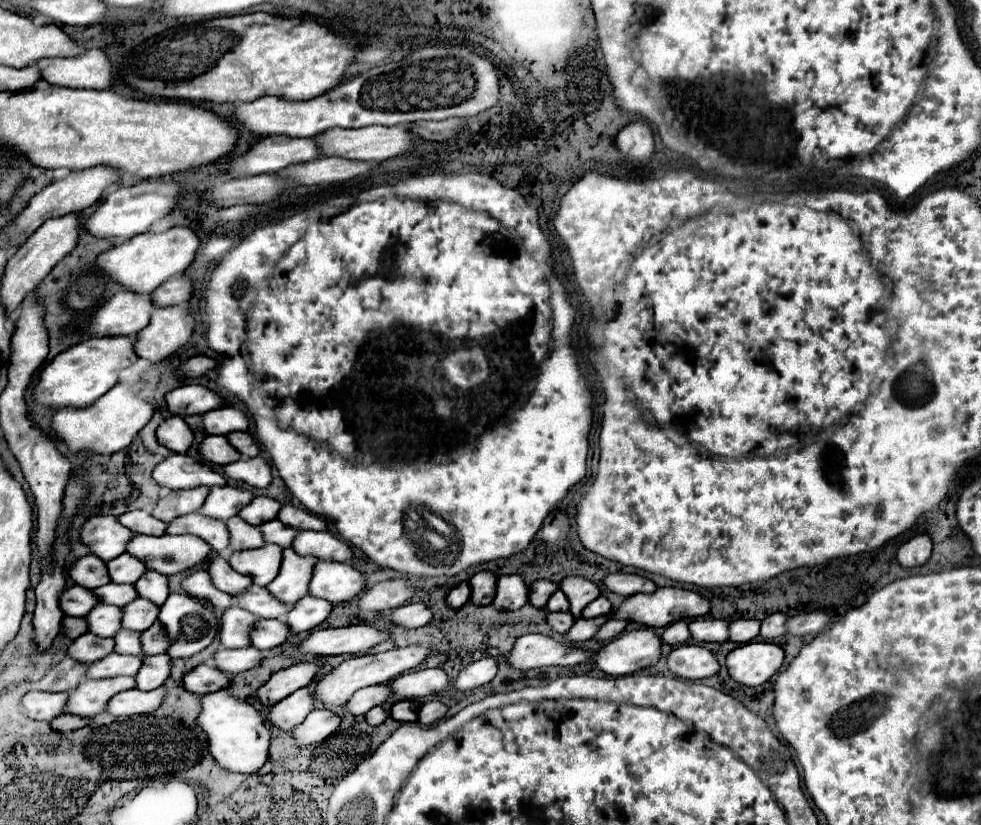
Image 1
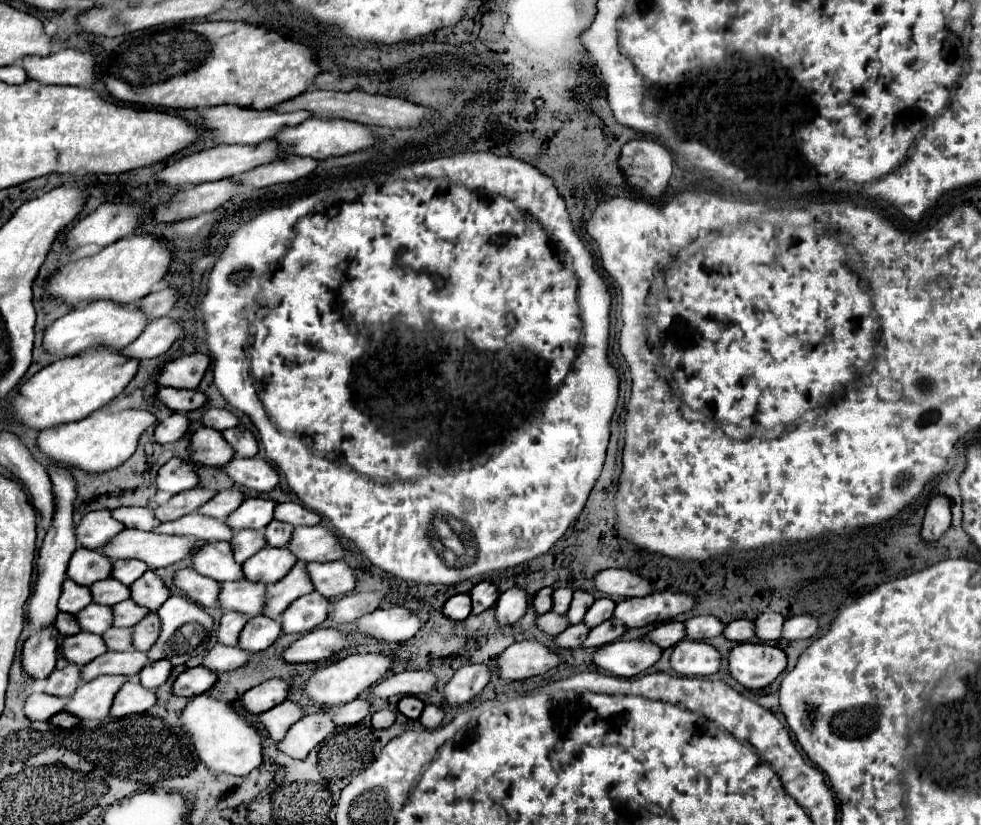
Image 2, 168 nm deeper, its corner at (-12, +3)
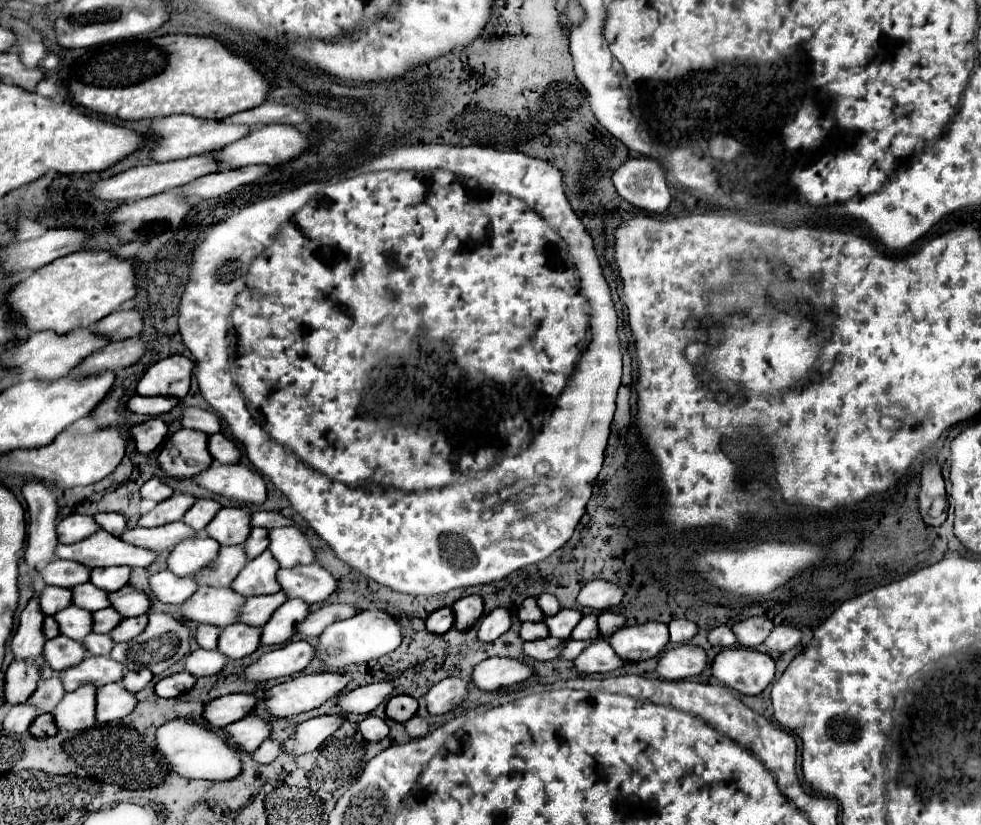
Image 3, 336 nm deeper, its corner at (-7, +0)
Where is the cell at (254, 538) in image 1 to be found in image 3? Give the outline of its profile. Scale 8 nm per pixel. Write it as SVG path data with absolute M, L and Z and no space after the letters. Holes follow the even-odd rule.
M233 545L233 547L221 547L219 557L215 563L207 565L203 573L195 573L193 579L197 585L211 585L211 587L229 587L233 579L239 575L239 571L245 567L245 551L243 545Z

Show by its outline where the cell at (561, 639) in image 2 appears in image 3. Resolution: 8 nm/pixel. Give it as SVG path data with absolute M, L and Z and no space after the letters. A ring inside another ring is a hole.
M547 637L547 639L537 639L537 641L527 641L523 645L523 655L535 659L535 661L551 661L559 657L559 651L563 649L563 641L555 639L555 637Z

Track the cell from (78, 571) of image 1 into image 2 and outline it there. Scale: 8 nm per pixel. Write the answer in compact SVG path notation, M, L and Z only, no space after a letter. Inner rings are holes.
M78 548L72 554L66 570L66 576L82 586L92 586L98 580L110 578L110 574L112 574L110 558L104 556L102 552L88 548Z

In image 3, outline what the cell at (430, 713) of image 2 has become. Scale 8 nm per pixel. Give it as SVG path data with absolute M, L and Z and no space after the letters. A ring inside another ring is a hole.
M415 715L415 717L411 717L411 719L405 723L405 731L407 731L409 737L419 739L419 737L423 737L423 735L429 733L429 723L427 723L423 717Z

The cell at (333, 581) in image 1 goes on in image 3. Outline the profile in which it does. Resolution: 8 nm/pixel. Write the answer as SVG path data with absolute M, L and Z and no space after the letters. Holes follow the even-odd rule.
M317 563L279 569L277 581L281 585L281 591L289 599L299 597L309 605L323 603L337 589L337 581L333 579L333 575Z

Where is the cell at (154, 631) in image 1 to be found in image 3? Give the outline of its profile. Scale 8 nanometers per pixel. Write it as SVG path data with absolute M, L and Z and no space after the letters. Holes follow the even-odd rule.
M139 615L139 617L131 617L131 619L123 619L109 635L115 643L121 641L131 641L135 639L139 633L143 633L147 627L147 615Z

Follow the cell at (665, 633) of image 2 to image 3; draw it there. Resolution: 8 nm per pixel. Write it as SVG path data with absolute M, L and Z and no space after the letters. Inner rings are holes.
M641 623L623 627L609 639L615 653L623 661L643 661L657 657L669 643L669 631L665 623Z

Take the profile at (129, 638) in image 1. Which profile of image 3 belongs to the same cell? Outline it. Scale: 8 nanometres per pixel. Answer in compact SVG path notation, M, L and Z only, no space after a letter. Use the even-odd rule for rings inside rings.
M89 633L83 639L83 647L87 649L89 655L109 655L113 649L113 641L109 635L99 635L99 633Z

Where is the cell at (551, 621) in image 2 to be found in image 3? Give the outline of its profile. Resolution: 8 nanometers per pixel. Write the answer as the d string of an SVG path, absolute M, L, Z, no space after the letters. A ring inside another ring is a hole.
M523 623L519 629L519 637L523 641L535 641L535 639L545 639L549 635L545 623Z

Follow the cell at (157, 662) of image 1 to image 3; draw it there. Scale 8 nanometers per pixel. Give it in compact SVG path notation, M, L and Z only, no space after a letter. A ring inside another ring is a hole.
M141 669L141 671L129 671L123 679L121 679L121 685L131 691L131 693L137 693L141 691L149 681L153 679L151 671L149 669Z

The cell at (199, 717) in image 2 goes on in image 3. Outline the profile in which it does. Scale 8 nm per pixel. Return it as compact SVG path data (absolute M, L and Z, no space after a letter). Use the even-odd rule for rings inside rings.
M173 719L157 729L155 737L159 753L165 757L167 767L187 779L209 779L209 781L227 781L241 773L239 753L231 749L217 733L209 731L203 725L195 725L187 719Z

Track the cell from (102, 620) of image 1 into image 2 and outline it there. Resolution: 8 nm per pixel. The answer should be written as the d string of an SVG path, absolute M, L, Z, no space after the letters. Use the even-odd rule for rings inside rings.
M94 602L86 606L86 610L80 610L76 614L76 620L80 622L82 630L88 630L92 634L104 634L104 630L112 628L112 608Z

